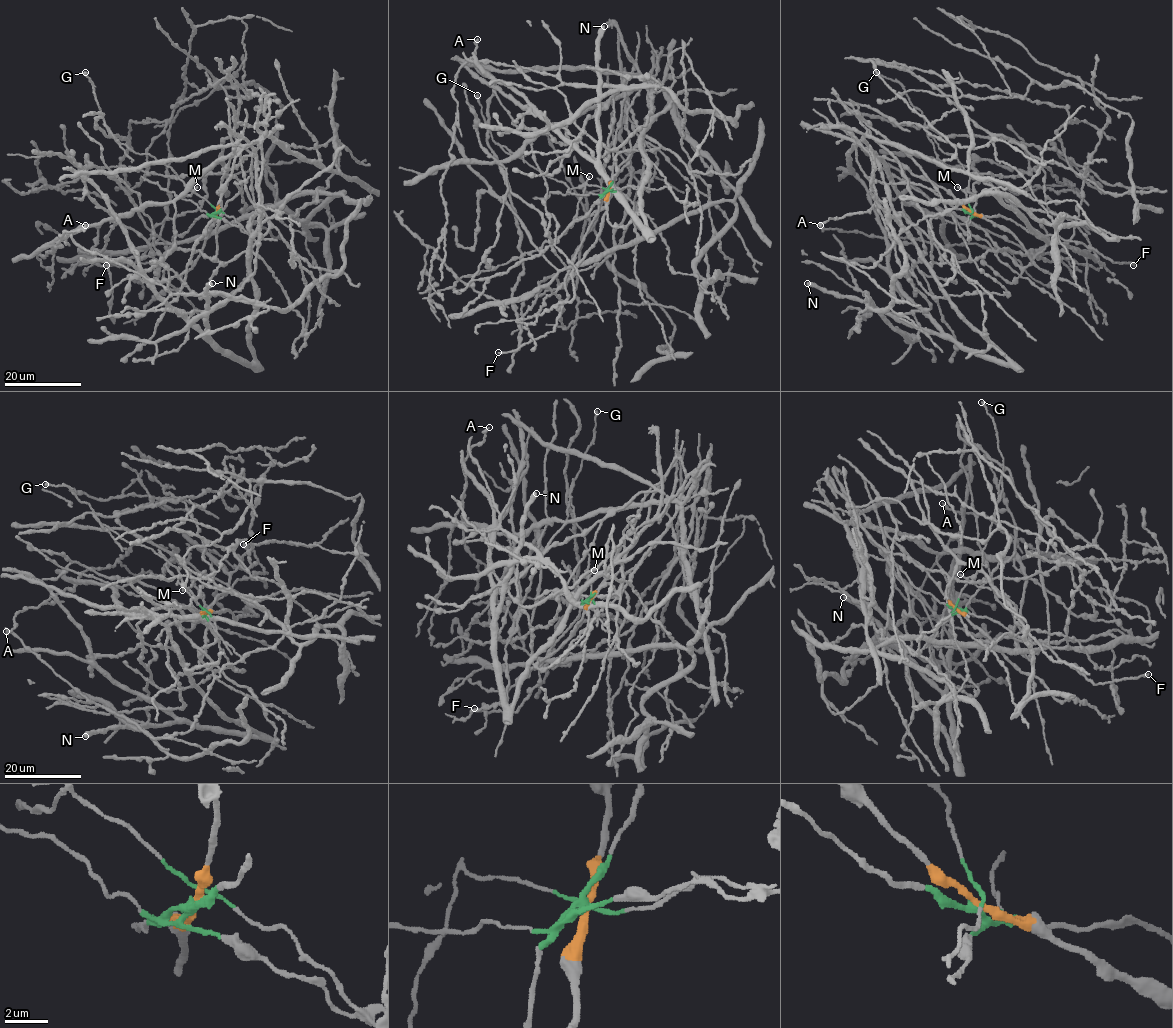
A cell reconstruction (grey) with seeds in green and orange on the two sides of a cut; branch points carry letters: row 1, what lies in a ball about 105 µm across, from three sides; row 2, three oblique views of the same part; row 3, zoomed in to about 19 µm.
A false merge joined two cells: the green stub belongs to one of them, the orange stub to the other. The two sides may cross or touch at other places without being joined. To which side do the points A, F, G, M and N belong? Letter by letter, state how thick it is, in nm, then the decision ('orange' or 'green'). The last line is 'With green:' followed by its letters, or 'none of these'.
A: 200 nm | orange
F: 220 nm | green
G: 500 nm | green
M: 150 nm | green
N: 550 nm | orange
With green: F, G, M

